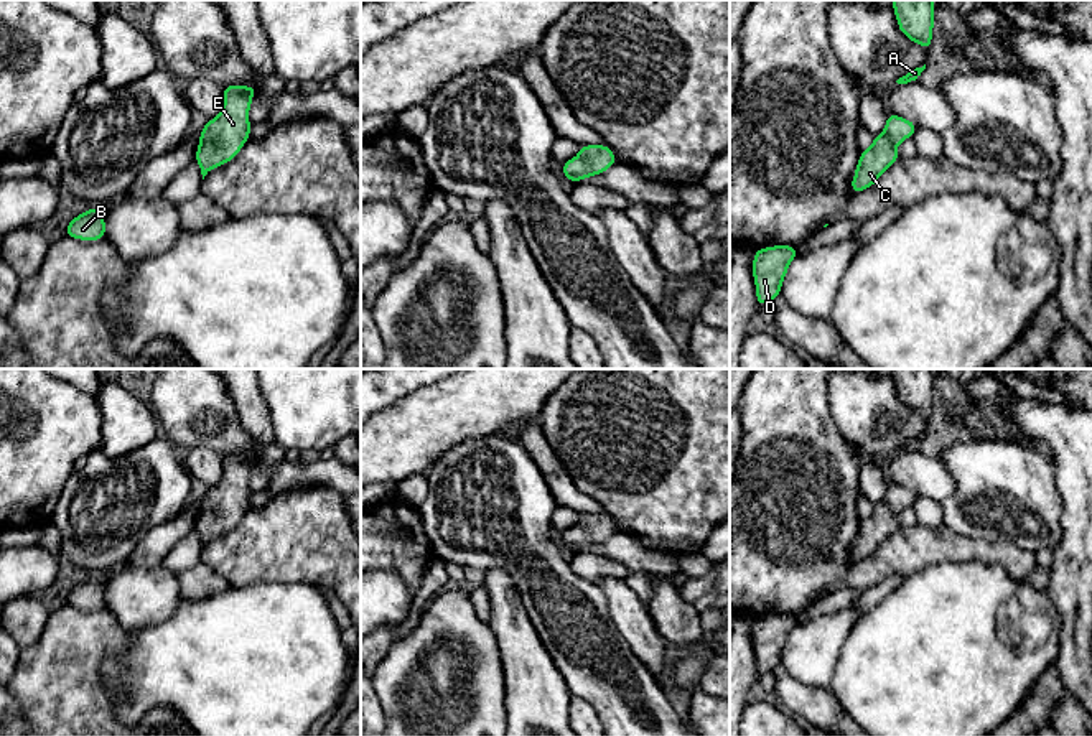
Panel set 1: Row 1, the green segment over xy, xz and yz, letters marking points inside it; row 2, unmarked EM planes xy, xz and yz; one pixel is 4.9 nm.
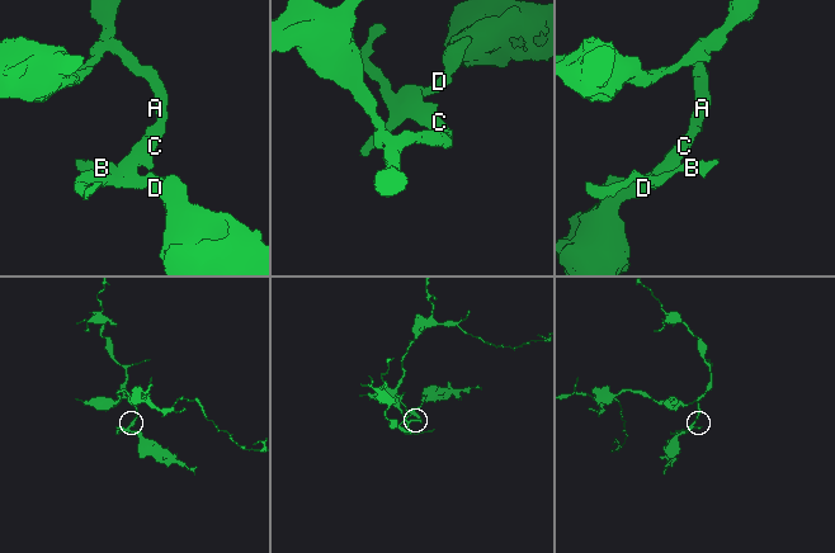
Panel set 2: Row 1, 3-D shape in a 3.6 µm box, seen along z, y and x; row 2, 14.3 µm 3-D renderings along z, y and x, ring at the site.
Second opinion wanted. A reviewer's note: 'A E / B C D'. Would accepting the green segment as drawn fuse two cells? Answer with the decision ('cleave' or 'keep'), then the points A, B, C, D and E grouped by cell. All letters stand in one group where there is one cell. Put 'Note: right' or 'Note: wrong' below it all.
keep | A B C D E
Note: wrong

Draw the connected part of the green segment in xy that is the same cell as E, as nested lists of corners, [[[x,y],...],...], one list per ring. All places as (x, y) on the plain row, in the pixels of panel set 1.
[[[231,453],[222,456],[224,473],[217,486],[208,489],[198,507],[196,530],[204,545],[239,524],[244,512],[250,507],[249,479],[252,466],[257,463],[254,454]]]

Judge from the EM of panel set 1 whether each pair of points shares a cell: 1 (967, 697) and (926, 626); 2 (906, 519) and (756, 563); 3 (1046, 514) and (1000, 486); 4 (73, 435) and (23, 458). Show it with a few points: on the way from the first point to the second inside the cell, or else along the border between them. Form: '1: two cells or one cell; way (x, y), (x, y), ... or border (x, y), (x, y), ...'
1: one cell; way (949, 679), (929, 659), (929, 644)
2: two cells; border (918, 522), (900, 527)
3: one cell; way (1035, 509), (1025, 507), (1012, 496)
4: one cell; way (61, 435), (46, 435), (35, 447)

